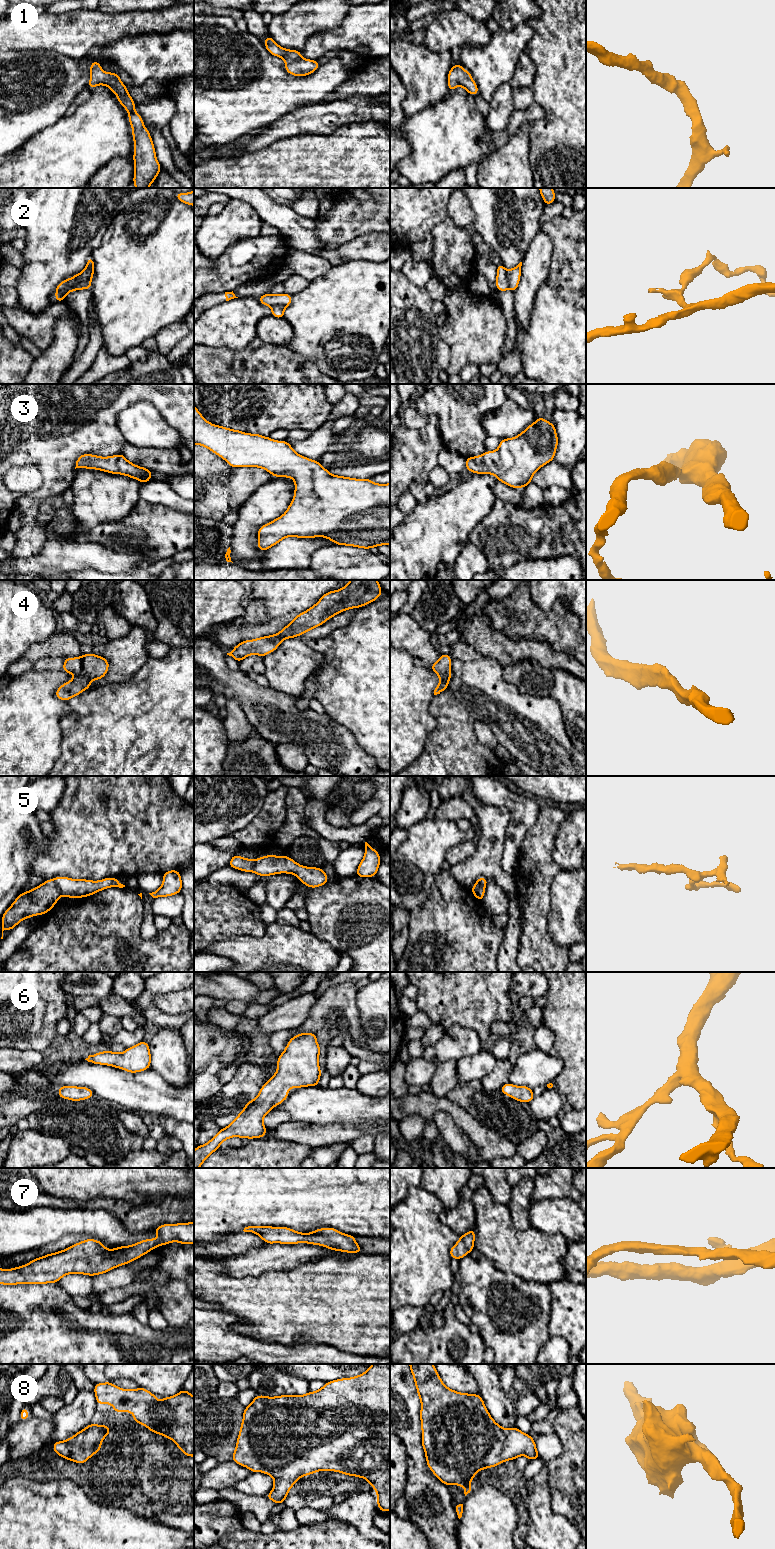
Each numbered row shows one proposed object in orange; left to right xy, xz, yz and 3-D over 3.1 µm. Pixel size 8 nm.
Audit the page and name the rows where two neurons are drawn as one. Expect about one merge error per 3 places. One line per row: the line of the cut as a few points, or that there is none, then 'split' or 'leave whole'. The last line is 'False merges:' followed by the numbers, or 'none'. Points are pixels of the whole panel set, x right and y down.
1: no cut | leave whole
2: xy (93, 267), (85, 278), (56, 292) | split
3: no cut | leave whole
4: no cut | leave whole
5: xy (53, 879), (62, 894) | split
6: no cut | leave whole
7: no cut | leave whole
8: no cut | leave whole
False merges: 2, 5

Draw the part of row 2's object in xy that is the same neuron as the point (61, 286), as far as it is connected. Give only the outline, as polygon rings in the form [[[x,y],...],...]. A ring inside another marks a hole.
[[[80,272],[81,273],[81,272]],[[76,274],[74,275],[72,278],[68,278],[62,282],[60,282],[57,287],[56,287],[56,292],[60,292],[60,291],[63,291],[67,288],[68,285],[75,285],[75,280],[77,279],[77,277],[80,275],[79,274]]]

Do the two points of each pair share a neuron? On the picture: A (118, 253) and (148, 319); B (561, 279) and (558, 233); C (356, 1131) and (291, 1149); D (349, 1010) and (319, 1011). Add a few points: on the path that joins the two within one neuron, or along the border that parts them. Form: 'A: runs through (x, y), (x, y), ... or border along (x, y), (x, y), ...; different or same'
A: runs through (134, 269), (140, 275), (140, 303); same
B: runs through (561, 268), (561, 244); same
C: border along (284, 1140), (301, 1142), (312, 1148); different
D: runs through (342, 1004), (326, 1005); same

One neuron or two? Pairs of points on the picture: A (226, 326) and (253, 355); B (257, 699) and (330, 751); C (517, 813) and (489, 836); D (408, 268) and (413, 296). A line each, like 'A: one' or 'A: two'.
A: two
B: one
C: two
D: two

